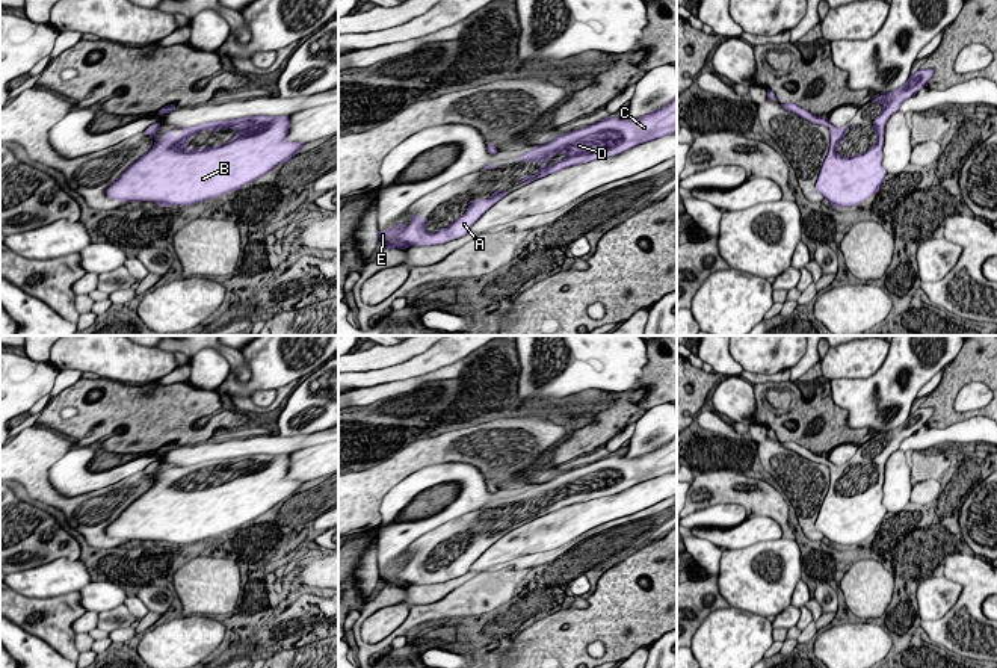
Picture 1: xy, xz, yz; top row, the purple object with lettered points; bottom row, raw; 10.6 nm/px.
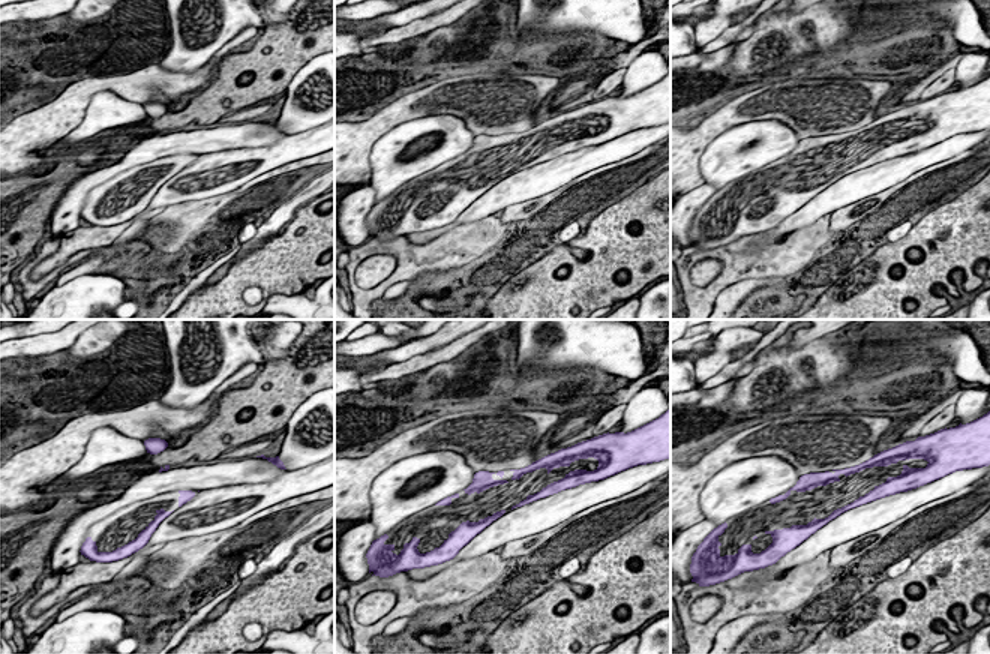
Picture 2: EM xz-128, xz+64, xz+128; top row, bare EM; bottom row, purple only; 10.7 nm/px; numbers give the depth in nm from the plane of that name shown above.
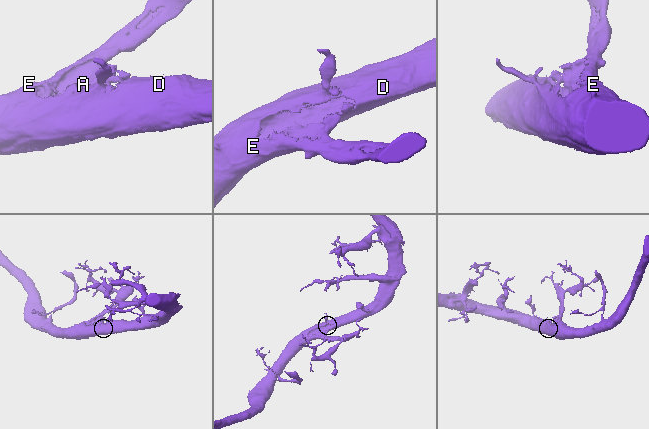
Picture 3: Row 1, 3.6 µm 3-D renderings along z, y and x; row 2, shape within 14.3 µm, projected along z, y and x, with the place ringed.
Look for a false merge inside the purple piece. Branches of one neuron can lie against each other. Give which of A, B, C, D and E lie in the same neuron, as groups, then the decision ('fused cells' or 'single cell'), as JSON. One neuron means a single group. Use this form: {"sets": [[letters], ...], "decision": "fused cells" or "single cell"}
{"sets": [["A", "B", "C", "D", "E"]], "decision": "single cell"}

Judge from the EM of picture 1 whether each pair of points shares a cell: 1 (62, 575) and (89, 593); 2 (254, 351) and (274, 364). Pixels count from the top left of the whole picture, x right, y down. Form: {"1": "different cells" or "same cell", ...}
{"1": "different cells", "2": "same cell"}

